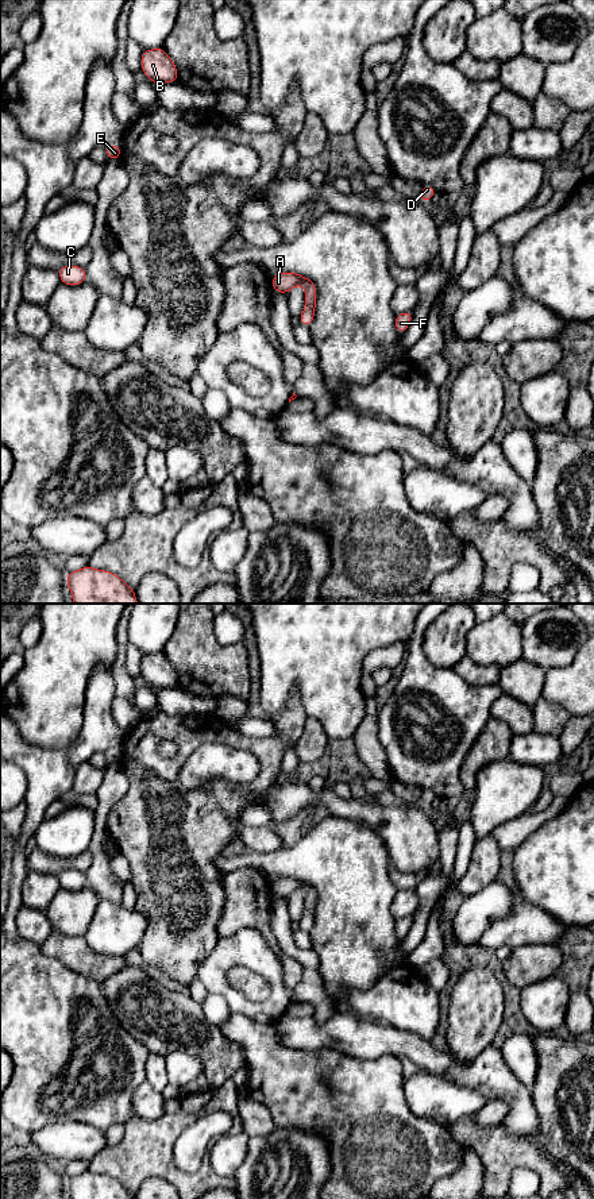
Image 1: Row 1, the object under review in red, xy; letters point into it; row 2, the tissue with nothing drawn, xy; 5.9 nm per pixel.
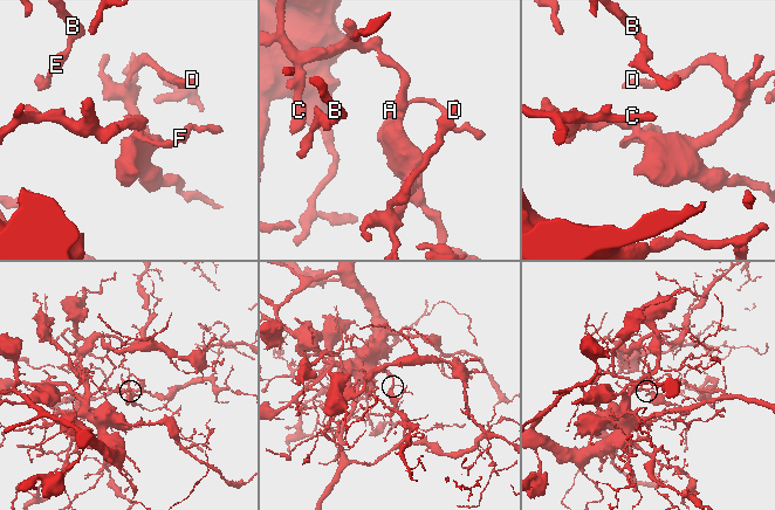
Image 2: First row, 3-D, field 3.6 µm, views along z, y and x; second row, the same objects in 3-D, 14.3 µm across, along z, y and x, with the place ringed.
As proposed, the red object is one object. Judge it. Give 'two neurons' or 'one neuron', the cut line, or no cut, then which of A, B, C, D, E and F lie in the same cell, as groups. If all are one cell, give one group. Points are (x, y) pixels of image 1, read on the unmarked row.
one neuron | no cut | A B C D E F

